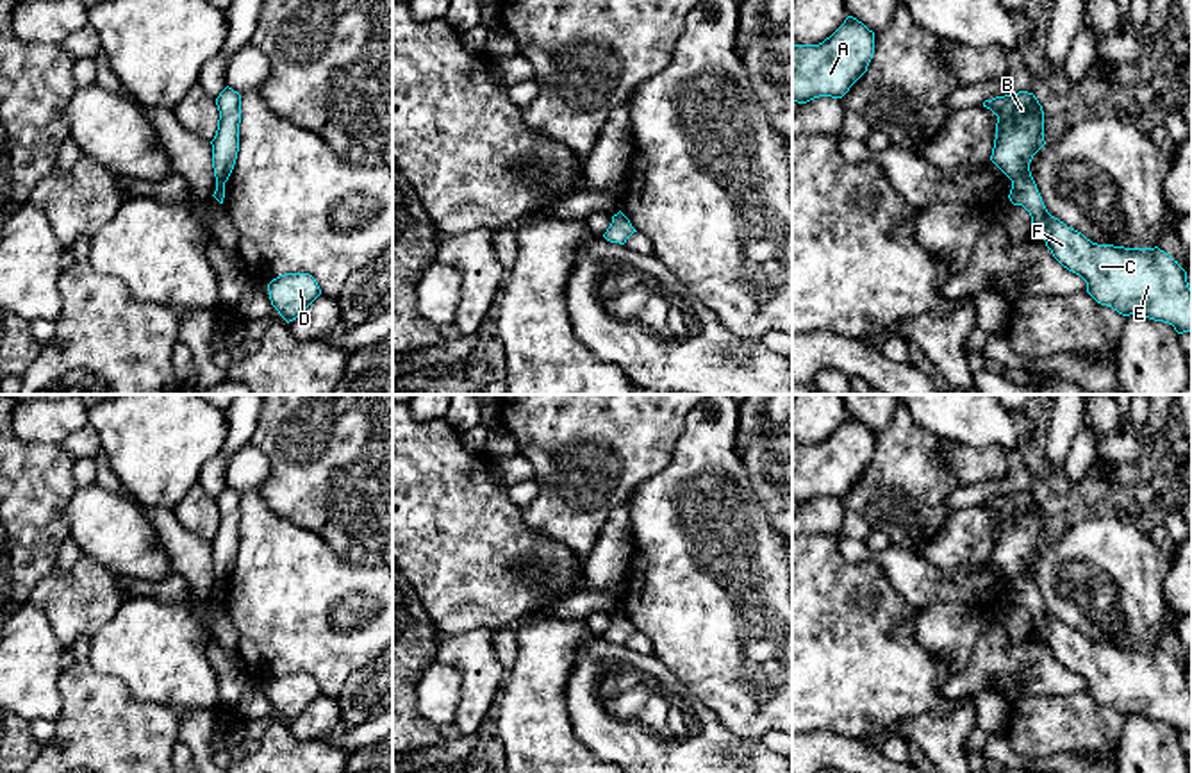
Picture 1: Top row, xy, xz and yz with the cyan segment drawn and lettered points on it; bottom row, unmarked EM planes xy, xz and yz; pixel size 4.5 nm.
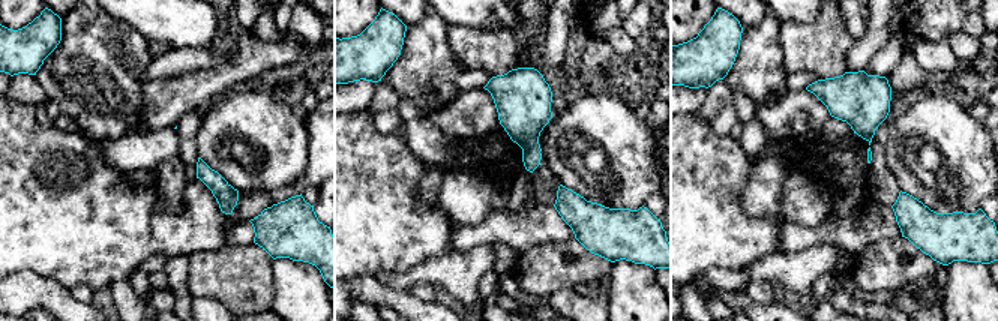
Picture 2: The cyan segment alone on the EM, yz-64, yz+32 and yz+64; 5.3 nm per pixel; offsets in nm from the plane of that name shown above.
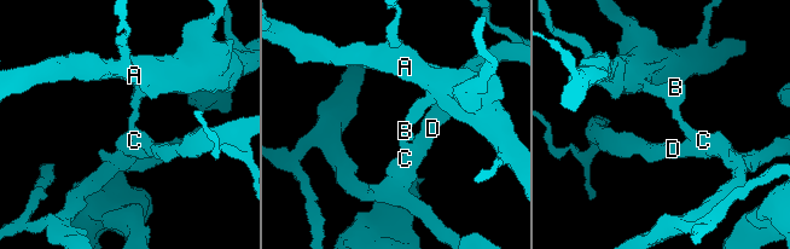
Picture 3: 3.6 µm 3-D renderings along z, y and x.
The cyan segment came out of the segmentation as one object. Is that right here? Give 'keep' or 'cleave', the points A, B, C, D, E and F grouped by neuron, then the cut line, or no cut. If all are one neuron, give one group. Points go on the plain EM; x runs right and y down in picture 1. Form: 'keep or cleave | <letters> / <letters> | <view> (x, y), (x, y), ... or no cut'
cleave | A B / C D E F | yz (1032, 577), (1023, 577), (1018, 582), (1014, 597), (1018, 604)

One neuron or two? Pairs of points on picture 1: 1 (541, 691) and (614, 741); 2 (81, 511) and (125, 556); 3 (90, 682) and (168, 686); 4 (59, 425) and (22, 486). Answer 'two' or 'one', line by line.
1: two
2: one
3: two
4: two

